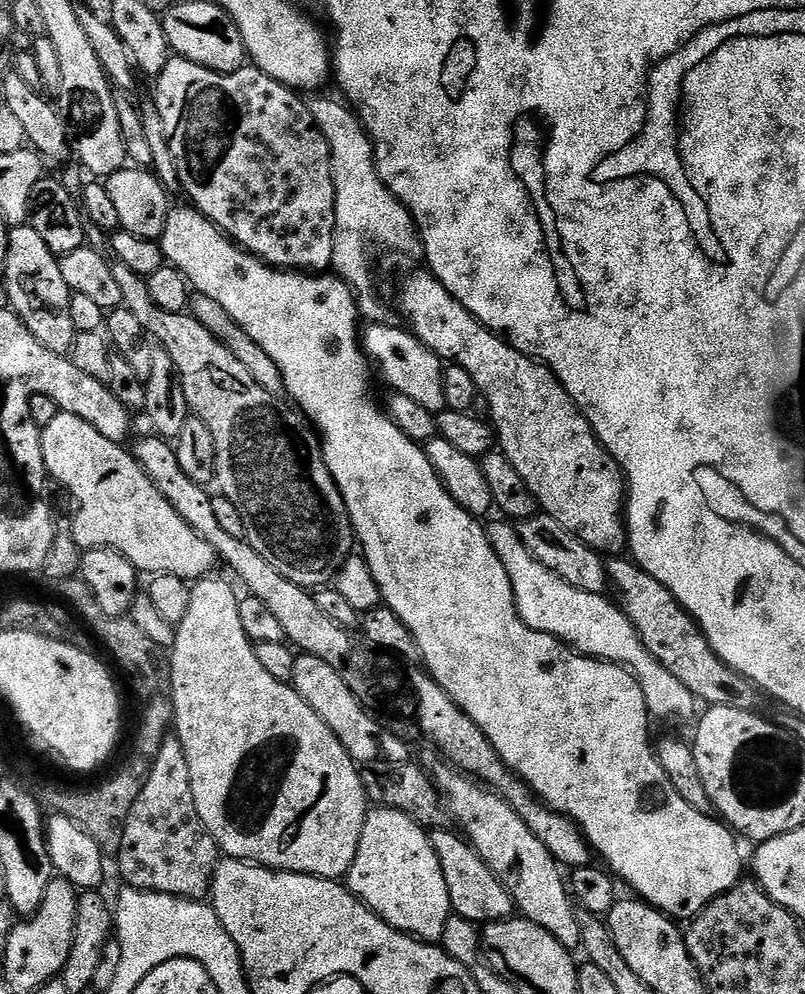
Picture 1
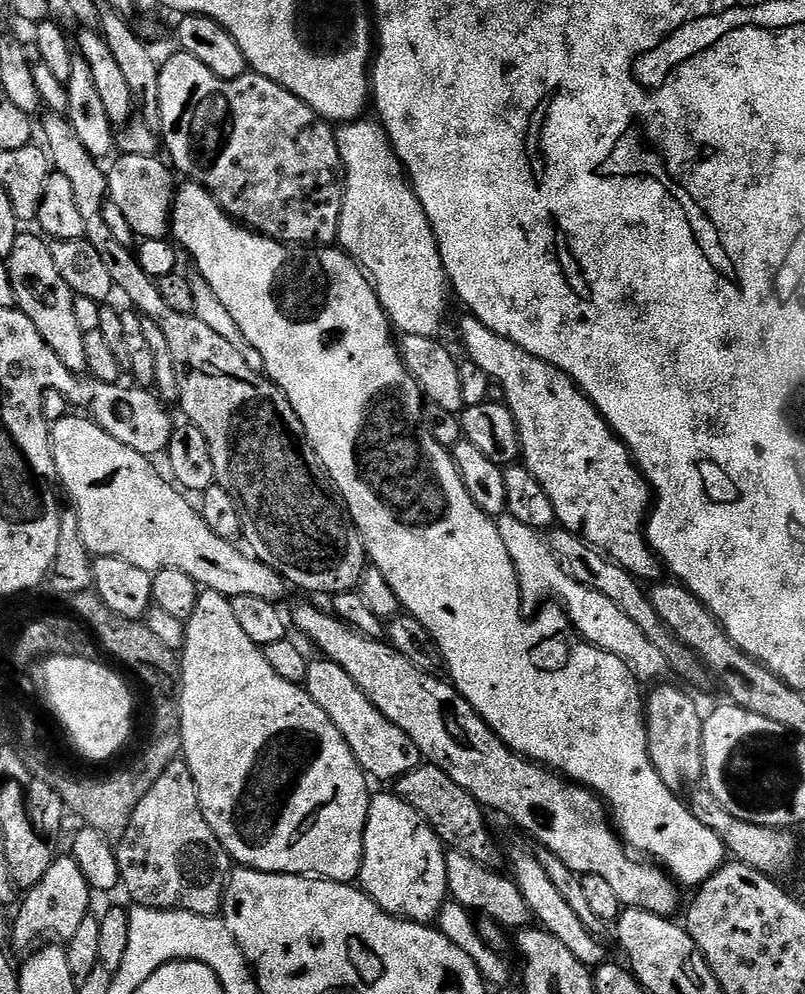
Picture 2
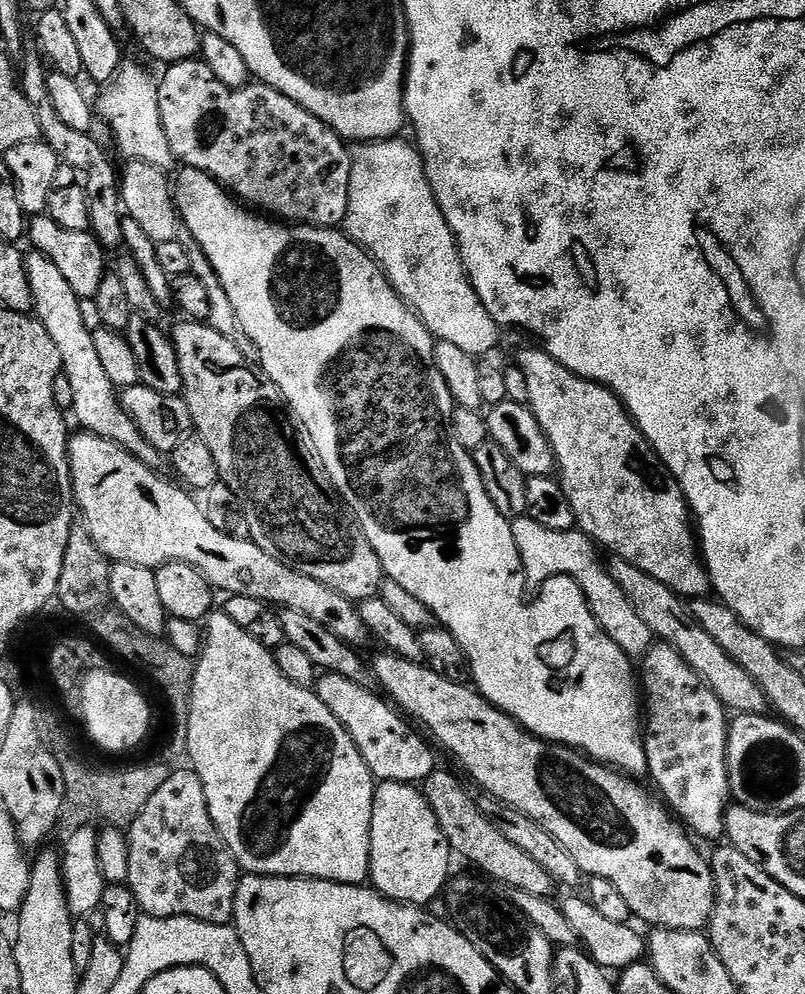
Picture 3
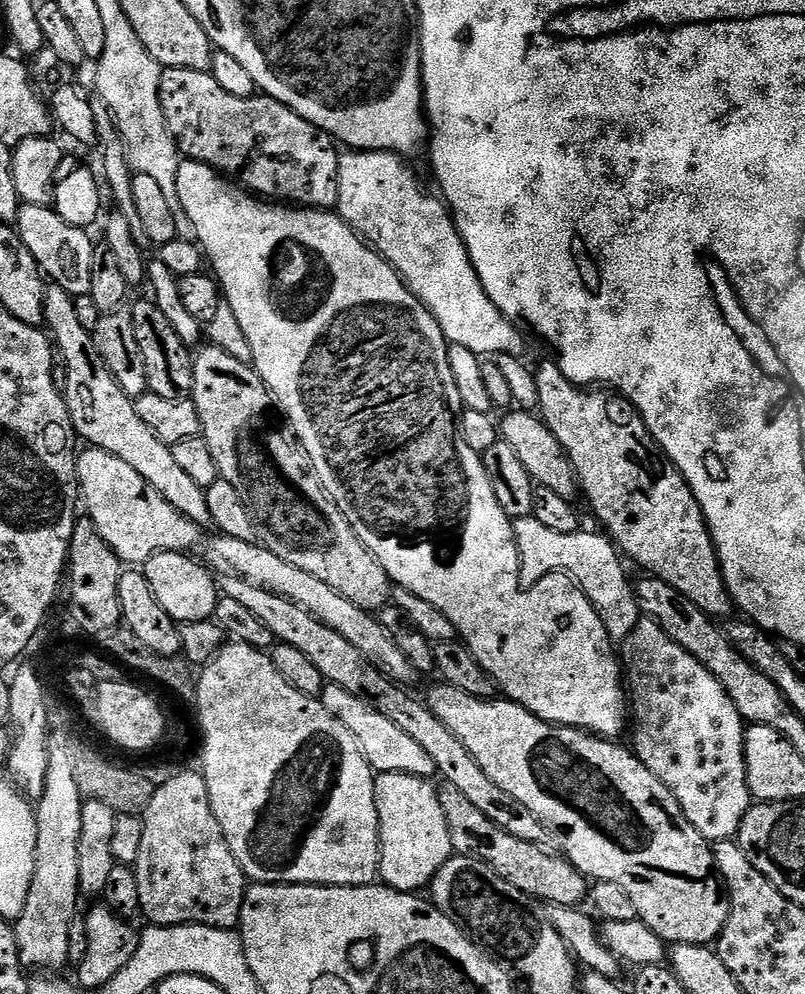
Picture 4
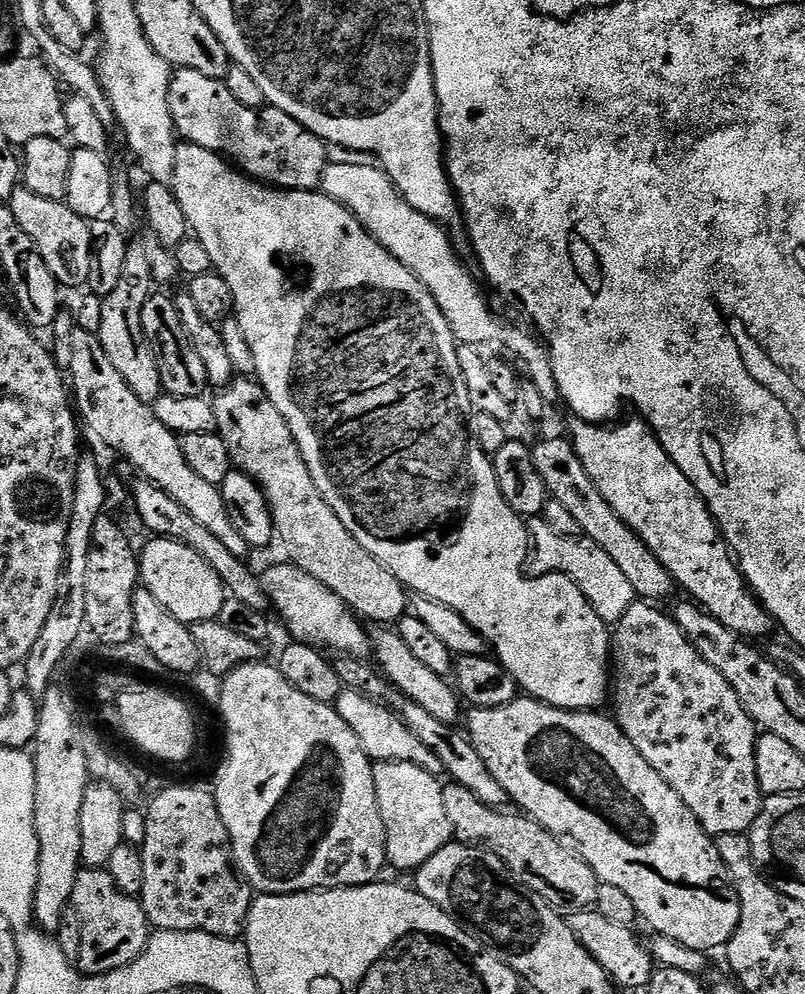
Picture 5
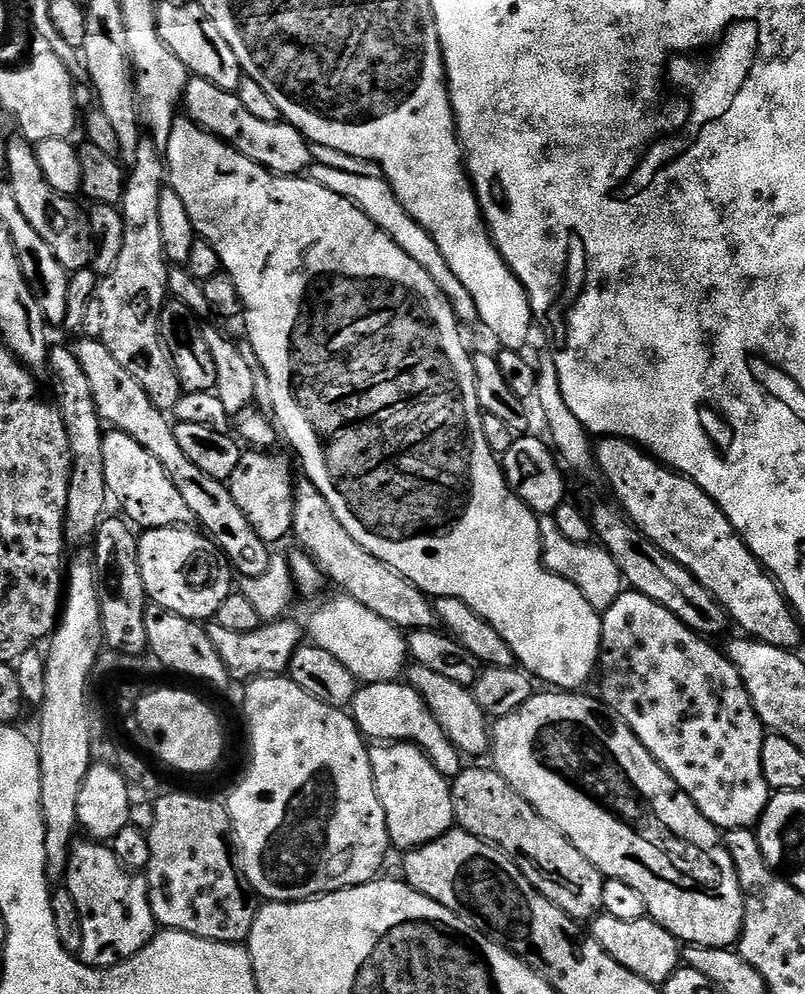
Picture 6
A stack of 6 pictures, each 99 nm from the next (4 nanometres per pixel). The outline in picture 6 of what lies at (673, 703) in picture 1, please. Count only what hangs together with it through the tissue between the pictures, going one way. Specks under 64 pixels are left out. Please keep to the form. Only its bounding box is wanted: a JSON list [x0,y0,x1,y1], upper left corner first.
[539,515,626,614]

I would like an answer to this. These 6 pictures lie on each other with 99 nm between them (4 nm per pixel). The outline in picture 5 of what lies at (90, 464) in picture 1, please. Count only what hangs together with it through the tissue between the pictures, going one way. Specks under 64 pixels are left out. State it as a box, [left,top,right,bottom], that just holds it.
[370,627,462,725]

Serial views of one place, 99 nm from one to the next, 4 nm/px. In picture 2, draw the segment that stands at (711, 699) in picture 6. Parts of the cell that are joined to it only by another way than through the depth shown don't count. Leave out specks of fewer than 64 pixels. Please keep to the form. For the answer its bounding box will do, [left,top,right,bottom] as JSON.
[646,682,705,790]

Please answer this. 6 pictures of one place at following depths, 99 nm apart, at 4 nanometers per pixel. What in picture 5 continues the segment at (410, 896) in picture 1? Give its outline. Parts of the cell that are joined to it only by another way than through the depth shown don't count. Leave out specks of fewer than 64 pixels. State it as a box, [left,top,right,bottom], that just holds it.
[372,760,453,873]

